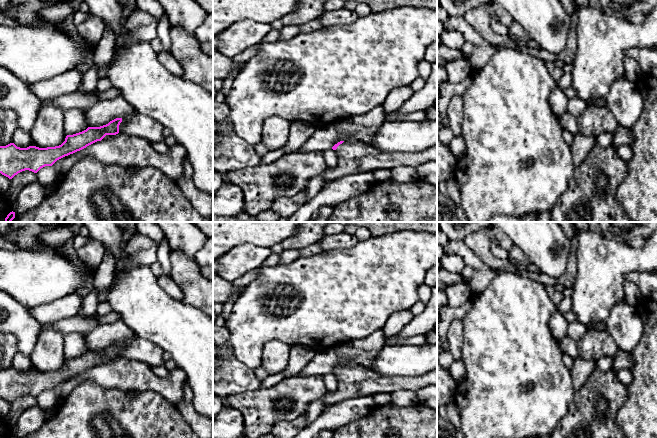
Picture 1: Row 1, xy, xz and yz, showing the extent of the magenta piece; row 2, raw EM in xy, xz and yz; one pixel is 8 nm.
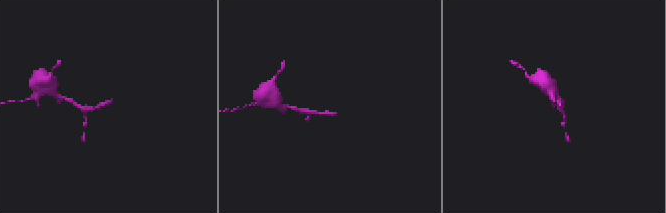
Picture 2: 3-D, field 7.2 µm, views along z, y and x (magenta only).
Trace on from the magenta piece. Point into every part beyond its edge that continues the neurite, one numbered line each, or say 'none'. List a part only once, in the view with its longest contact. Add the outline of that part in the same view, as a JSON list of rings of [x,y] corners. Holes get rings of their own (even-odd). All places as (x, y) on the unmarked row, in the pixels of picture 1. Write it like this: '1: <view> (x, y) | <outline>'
1: xz (354, 380) | [[[349,363],[340,368],[335,374],[338,387],[335,392],[328,393],[323,397],[323,409],[332,404],[341,402],[348,398],[357,398],[359,396],[374,395],[376,393],[393,393],[398,390],[413,390],[418,391],[429,385],[437,385],[437,368],[430,373],[419,377],[383,377],[370,371],[356,363]]]

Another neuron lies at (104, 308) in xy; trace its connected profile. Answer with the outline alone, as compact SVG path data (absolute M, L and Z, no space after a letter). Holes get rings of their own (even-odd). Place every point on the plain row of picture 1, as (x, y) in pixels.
M105 300L104 302L99 304L96 313L99 316L105 316L105 315L111 313L112 311L113 311L113 309L112 309L110 303L107 300Z

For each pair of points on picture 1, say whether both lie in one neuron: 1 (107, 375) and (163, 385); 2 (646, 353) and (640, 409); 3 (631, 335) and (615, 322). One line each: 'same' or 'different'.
1: same
2: same
3: same

